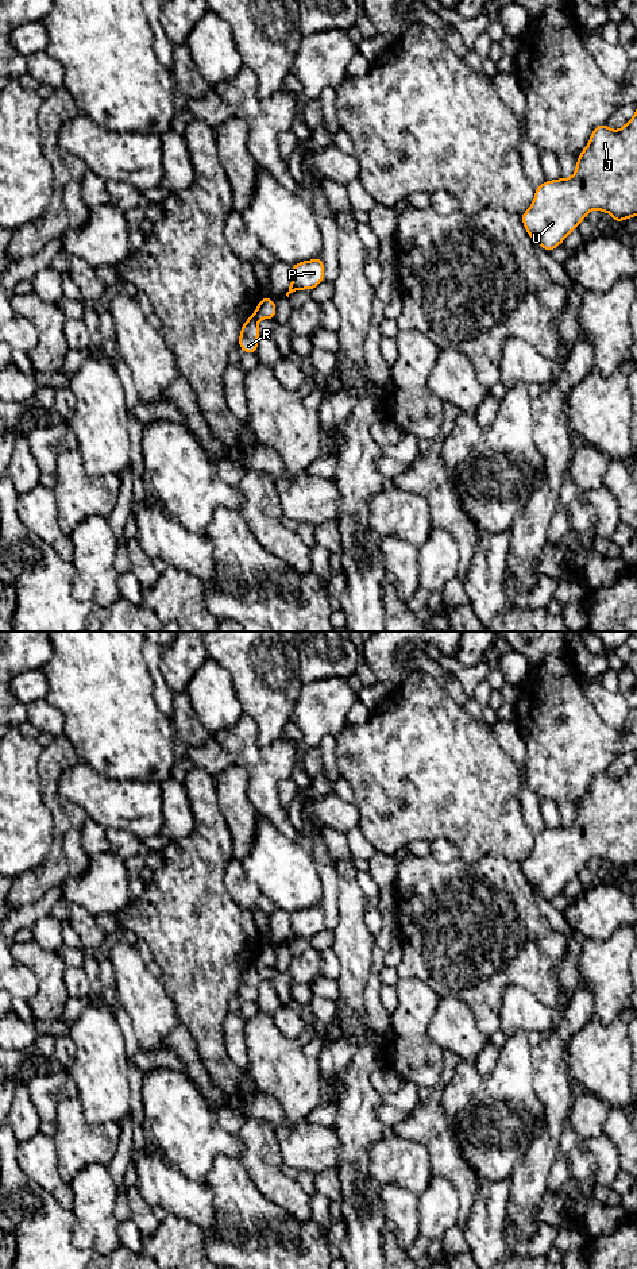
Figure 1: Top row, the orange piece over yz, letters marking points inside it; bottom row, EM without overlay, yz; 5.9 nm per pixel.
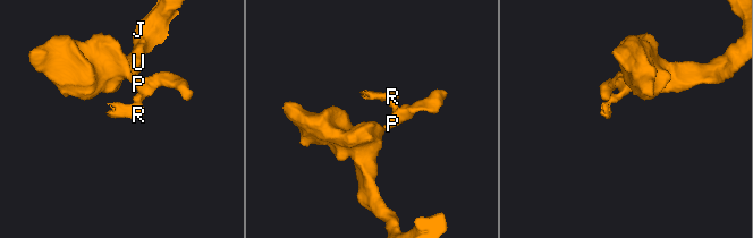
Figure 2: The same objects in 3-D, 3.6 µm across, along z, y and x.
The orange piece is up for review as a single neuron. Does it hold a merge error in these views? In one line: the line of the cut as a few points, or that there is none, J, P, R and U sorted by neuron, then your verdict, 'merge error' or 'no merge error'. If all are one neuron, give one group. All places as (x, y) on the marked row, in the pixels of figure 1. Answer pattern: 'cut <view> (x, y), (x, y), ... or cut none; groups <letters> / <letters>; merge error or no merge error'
cut yz (253, 313), (257, 321); groups J P U / R; merge error

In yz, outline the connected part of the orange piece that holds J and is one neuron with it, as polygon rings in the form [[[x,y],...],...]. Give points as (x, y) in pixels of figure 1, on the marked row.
[[[637,109],[618,131],[613,131],[607,123],[598,124],[591,132],[588,144],[576,158],[574,176],[555,181],[545,180],[536,188],[532,205],[520,217],[530,239],[536,240],[544,251],[552,252],[582,220],[586,220],[591,209],[610,213],[615,224],[637,216]]]

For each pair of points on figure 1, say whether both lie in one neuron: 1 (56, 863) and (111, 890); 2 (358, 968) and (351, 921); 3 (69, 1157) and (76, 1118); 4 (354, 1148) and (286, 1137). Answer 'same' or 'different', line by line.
1: different
2: same
3: same
4: different

